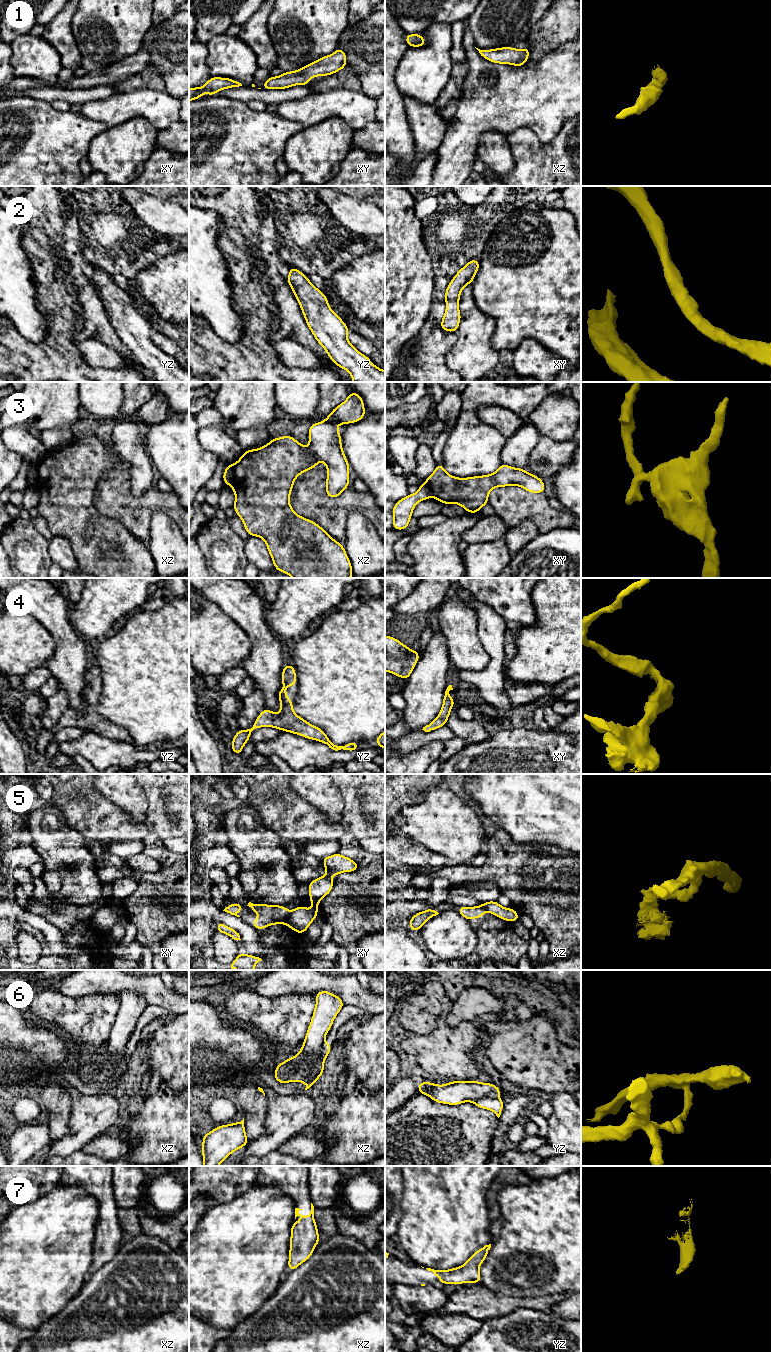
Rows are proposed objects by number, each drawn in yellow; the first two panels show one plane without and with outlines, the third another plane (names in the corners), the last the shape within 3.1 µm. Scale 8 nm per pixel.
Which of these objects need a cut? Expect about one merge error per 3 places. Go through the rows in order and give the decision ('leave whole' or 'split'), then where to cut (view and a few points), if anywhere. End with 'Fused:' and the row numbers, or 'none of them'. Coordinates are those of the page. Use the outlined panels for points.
1: leave whole; cut none
2: leave whole; cut none
3: split; cut xz (233, 465), (233, 476), (229, 484)
4: leave whole; cut none
5: split; cut xy (290, 911), (284, 922)
6: split; cut xz (323, 1041), (320, 1057), (312, 1066), (305, 1083)
7: leave whole; cut none
Fused: 3, 5, 6

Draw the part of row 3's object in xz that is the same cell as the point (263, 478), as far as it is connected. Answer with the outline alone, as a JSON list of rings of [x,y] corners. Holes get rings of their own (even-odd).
[[[349,392],[348,398],[335,407],[324,421],[310,424],[308,447],[303,447],[291,435],[282,436],[271,439],[263,447],[244,451],[233,464],[230,483],[235,493],[233,508],[242,519],[248,535],[265,541],[276,570],[292,578],[351,578],[352,565],[344,546],[317,523],[297,515],[289,499],[297,476],[315,468],[320,461],[327,466],[327,497],[339,497],[350,485],[350,466],[336,426],[358,422],[365,414],[362,397],[355,392]]]

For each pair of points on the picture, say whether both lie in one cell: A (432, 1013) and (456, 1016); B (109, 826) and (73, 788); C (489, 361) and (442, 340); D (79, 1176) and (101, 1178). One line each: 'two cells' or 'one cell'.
A: two cells
B: one cell
C: two cells
D: one cell

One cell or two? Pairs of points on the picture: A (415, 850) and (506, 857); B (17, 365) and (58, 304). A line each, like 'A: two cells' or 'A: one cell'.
A: two cells
B: one cell

